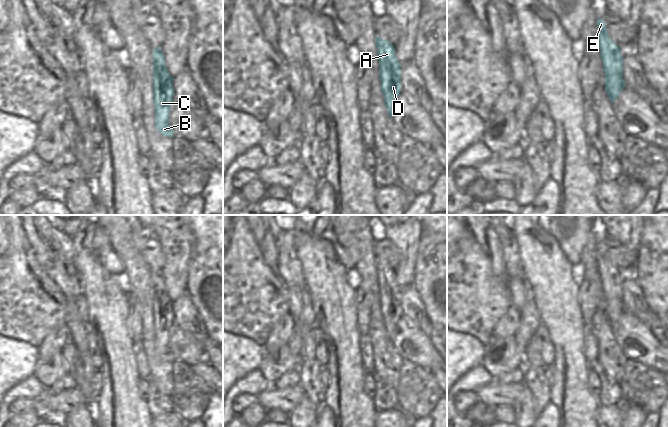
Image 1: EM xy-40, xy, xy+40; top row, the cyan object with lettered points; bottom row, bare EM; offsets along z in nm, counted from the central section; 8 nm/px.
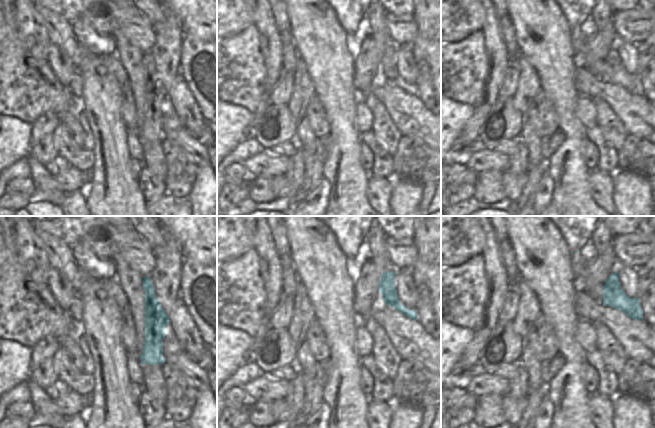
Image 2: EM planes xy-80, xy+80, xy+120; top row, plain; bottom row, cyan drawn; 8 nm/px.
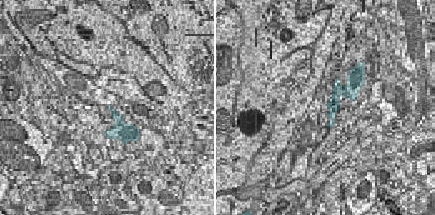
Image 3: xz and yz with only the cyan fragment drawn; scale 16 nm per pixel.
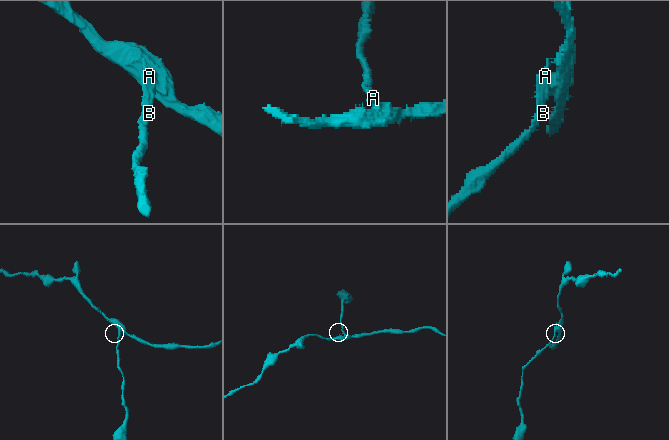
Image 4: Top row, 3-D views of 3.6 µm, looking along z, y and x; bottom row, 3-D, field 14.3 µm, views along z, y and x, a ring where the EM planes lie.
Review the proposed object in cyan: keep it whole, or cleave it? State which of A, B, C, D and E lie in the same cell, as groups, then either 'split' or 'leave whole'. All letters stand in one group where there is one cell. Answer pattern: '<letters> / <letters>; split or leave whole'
A E / B C D; split

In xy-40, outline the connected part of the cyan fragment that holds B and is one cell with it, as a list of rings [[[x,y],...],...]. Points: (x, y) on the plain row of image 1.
[[[165,289],[153,291],[153,328],[155,330],[155,352],[166,361],[173,361],[173,354],[169,348],[169,338],[175,314],[173,304]]]

